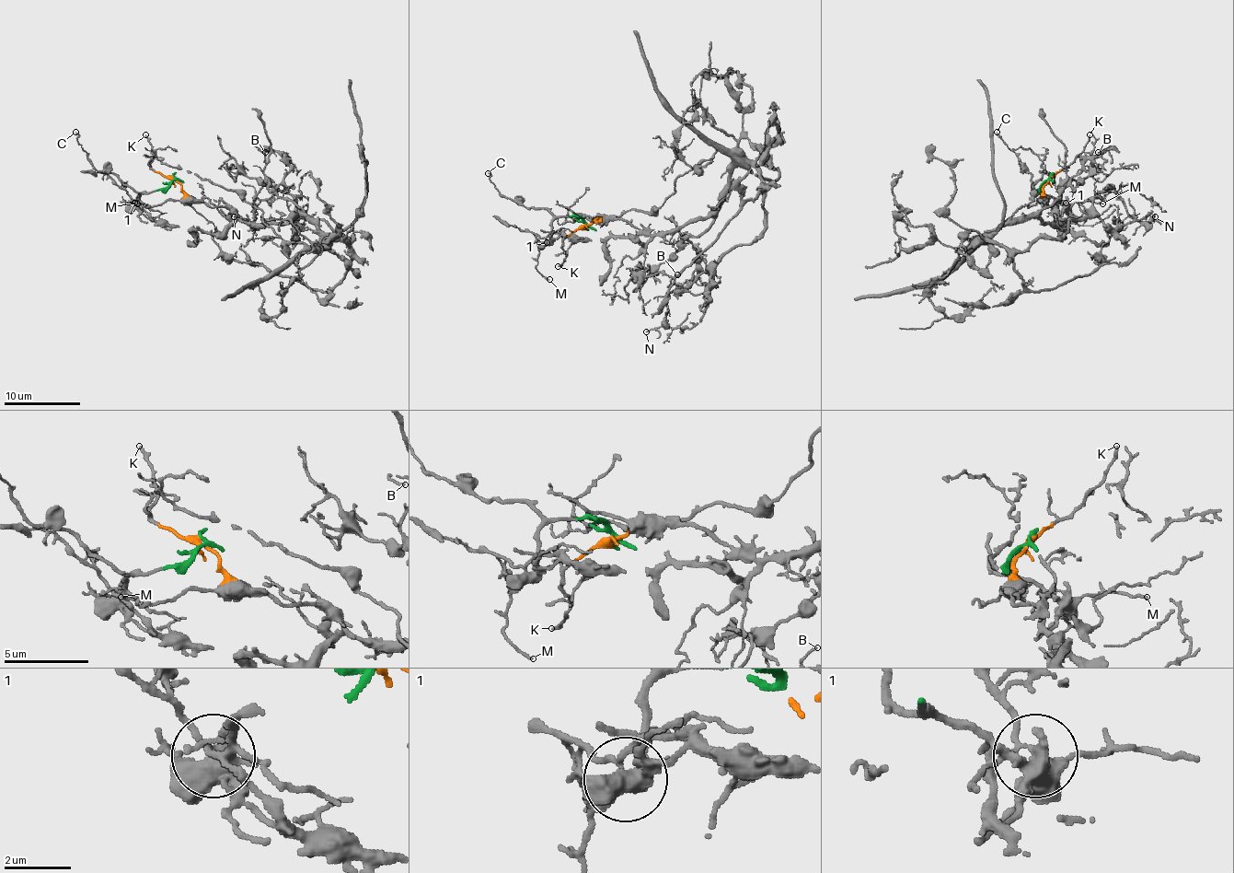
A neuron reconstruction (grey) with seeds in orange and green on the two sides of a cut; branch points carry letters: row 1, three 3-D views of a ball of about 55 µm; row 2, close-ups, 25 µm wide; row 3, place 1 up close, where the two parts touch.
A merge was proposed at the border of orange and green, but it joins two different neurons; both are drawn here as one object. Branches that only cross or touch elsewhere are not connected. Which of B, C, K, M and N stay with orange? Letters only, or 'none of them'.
B, K, N

